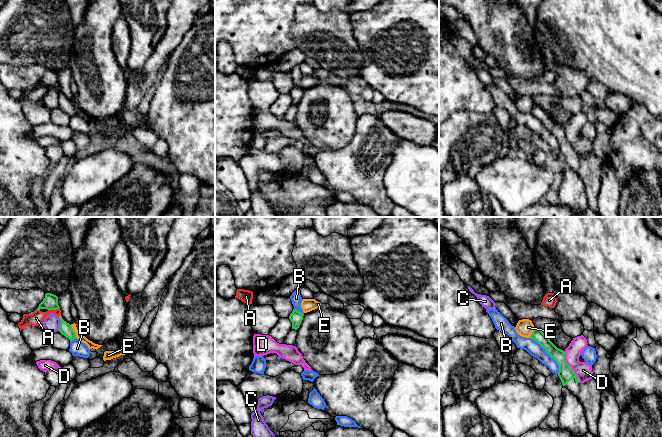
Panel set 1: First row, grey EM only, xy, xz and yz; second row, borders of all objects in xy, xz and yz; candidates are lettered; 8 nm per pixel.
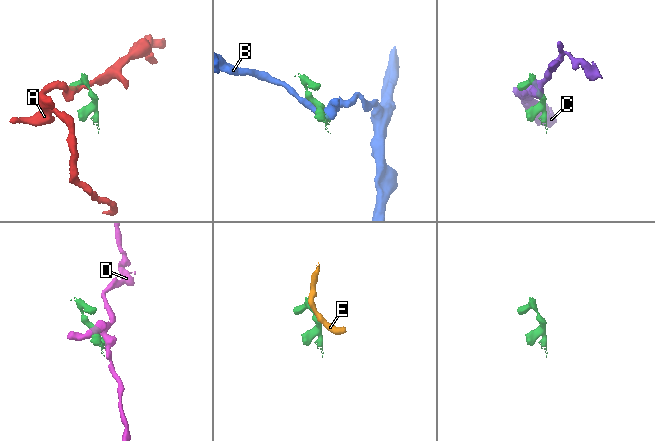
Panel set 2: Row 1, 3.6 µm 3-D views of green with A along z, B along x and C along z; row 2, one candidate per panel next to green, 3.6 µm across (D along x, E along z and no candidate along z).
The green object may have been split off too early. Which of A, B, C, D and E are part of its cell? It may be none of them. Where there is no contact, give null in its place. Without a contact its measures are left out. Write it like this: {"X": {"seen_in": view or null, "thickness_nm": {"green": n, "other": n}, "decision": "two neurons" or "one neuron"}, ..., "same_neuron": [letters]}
{"A": {"seen_in": "xy", "thickness_nm": {"green": 120, "other": 110}, "decision": "two neurons"}, "B": {"seen_in": "yz", "thickness_nm": {"green": 120, "other": 110}, "decision": "two neurons"}, "C": {"seen_in": "xy", "thickness_nm": {"green": 100, "other": 130}, "decision": "two neurons"}, "D": {"seen_in": "yz", "thickness_nm": {"green": 120, "other": 140}, "decision": "two neurons"}, "E": {"seen_in": "xy", "thickness_nm": {"green": 100, "other": 60}, "decision": "two neurons"}, "same_neuron": []}

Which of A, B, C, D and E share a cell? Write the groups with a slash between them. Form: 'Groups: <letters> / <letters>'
Groups: A / B / C / D / E

